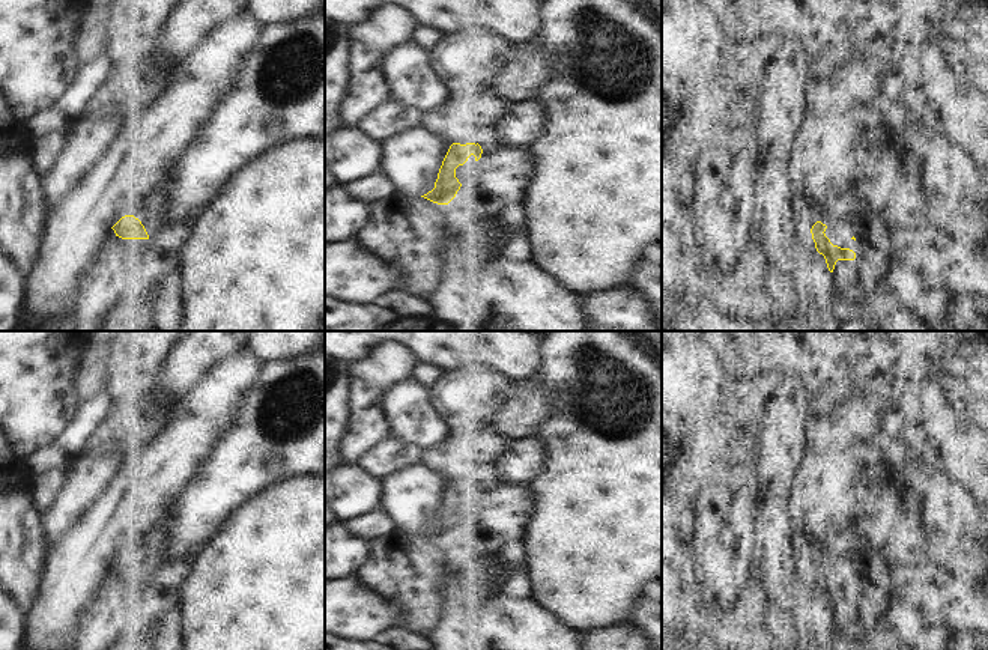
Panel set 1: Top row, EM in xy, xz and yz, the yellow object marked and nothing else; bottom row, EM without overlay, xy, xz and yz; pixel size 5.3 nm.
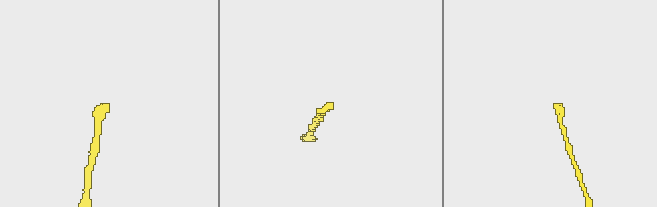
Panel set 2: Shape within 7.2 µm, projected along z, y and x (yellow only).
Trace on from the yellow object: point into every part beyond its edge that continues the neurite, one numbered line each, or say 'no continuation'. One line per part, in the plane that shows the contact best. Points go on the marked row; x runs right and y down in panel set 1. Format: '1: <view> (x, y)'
1: xy (154, 214)

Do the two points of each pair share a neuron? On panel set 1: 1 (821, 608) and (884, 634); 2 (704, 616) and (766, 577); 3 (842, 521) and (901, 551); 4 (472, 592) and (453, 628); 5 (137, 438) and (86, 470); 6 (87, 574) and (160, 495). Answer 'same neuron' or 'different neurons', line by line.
1: different neurons
2: different neurons
3: same neuron
4: same neuron
5: same neuron
6: same neuron

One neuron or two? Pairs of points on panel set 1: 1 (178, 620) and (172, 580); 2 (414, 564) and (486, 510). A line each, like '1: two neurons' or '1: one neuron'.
1: two neurons
2: one neuron

